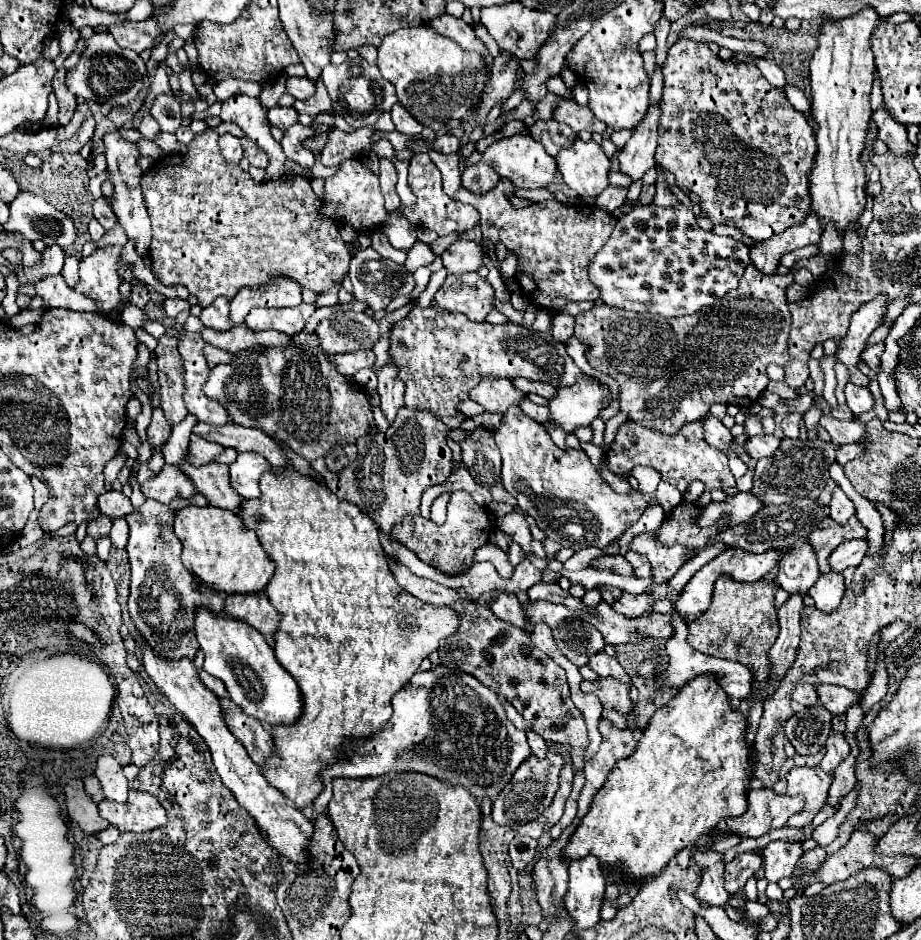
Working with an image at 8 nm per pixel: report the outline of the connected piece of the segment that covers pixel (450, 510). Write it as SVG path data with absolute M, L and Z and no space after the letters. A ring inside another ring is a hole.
M459 490L451 494L451 500L447 504L447 520L443 526L437 526L435 522L419 516L411 518L411 522L403 522L399 530L395 530L395 538L403 546L407 546L411 552L415 552L425 564L447 572L447 570L461 570L473 562L473 554L479 546L487 544L489 532L491 532L491 518L483 506L479 506L469 492Z

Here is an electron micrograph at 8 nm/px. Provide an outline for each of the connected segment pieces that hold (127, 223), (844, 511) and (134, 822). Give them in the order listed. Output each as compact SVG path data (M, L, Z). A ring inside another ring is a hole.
M119 132L115 134L105 134L103 136L103 146L105 146L105 158L107 158L107 174L109 174L109 182L113 184L113 196L109 198L113 204L113 212L117 214L121 226L125 228L129 240L133 242L137 254L141 258L147 256L149 244L151 244L151 222L149 222L149 214L141 196L141 188L139 188L139 178L141 178L141 170L137 168L137 158L139 152L135 148L135 144L125 142Z
M835 488L833 490L833 498L831 498L831 518L835 520L835 522L847 522L853 514L855 514L855 506L853 506L853 502L843 494L843 490L841 488Z
M129 790L125 804L111 800L99 802L99 814L119 830L129 832L147 832L167 824L167 814L159 800L153 794L139 790Z

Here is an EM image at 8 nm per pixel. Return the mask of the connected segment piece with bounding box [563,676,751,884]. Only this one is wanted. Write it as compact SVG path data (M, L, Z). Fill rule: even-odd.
M699 676L683 686L673 700L651 716L635 752L615 764L603 788L595 794L589 812L571 834L563 858L571 862L593 854L601 860L601 868L615 874L619 884L645 884L649 876L659 874L683 848L691 848L721 820L745 814L751 780L751 748L745 742L745 728L747 718L731 708L729 696L715 678Z

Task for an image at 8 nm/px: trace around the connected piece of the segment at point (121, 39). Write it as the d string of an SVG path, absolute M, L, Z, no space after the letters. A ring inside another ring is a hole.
M151 18L145 22L111 24L109 32L115 36L115 40L121 48L131 48L137 54L141 54L143 50L151 50L155 38L161 34L157 22Z

